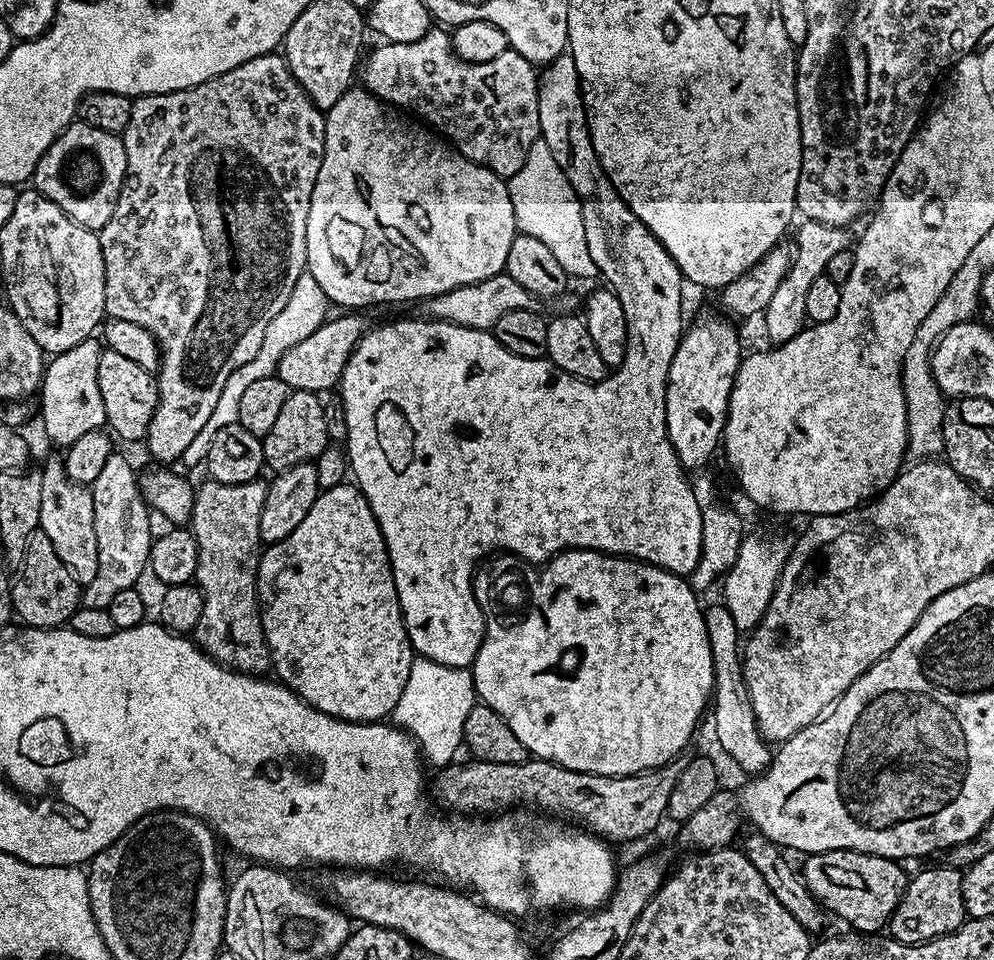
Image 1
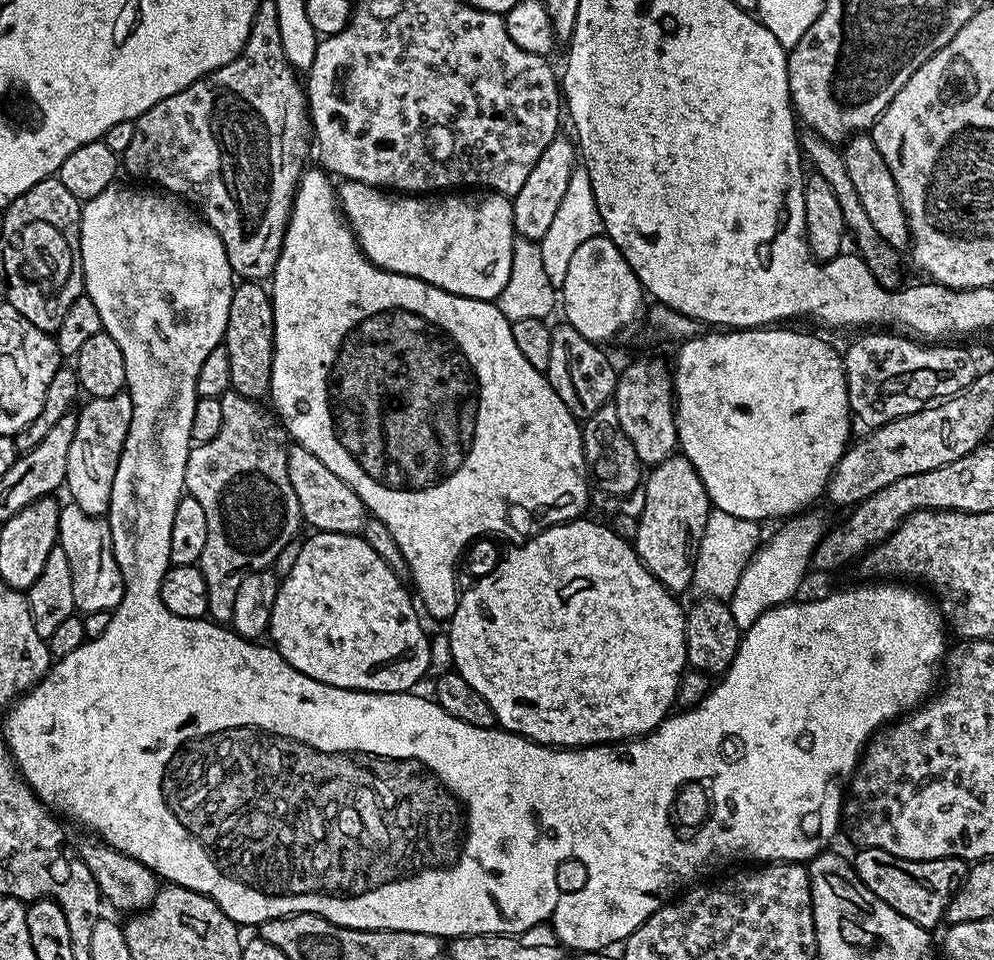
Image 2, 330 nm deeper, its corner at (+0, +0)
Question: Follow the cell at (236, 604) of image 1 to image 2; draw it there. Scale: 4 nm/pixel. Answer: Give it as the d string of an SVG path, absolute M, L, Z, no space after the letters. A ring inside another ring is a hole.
M234 391L220 397L222 402L222 430L218 430L210 442L195 445L188 453L184 486L187 495L198 498L206 514L206 547L202 550L198 567L206 578L208 616L217 622L231 621L234 614L234 598L238 598L238 586L253 567L255 560L275 562L282 549L301 534L302 517L298 506L298 494L290 486L290 474L286 474L286 458L290 437L279 419L271 411L264 412L264 404L251 400Z

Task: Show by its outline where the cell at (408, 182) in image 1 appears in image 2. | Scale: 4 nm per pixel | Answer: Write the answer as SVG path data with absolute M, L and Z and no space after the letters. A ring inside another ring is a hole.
M344 180L341 185L338 188L338 207L369 262L379 265L384 244L392 244L390 268L393 272L413 276L450 294L475 300L495 301L502 294L502 286L506 286L506 278L510 278L510 258L517 238L514 210L509 197L491 190L456 190L451 194L393 194L357 180Z

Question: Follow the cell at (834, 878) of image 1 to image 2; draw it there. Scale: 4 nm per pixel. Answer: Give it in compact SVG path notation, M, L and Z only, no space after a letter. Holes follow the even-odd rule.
M861 848L855 853L854 867L858 878L886 906L898 910L910 922L932 930L936 923L944 920L944 912L950 906L952 896L960 889L960 883L966 878L970 864L958 858L942 858L941 860L907 860L894 854L886 854L886 850L877 848Z

